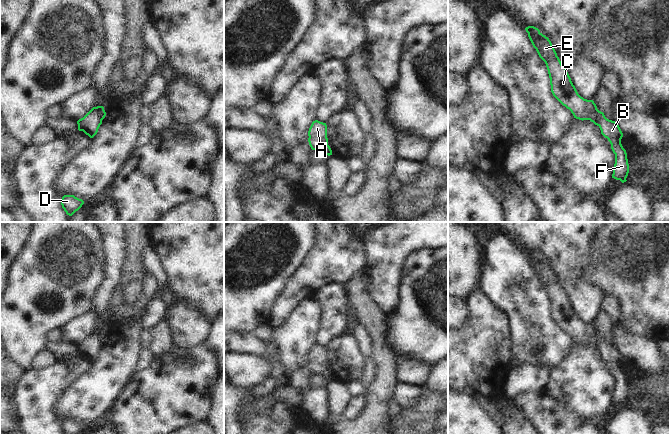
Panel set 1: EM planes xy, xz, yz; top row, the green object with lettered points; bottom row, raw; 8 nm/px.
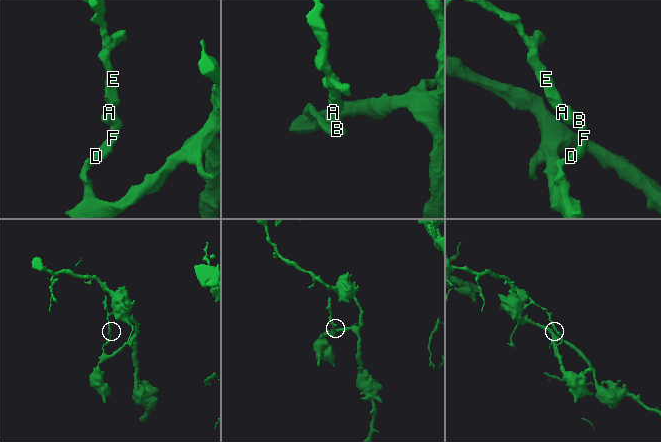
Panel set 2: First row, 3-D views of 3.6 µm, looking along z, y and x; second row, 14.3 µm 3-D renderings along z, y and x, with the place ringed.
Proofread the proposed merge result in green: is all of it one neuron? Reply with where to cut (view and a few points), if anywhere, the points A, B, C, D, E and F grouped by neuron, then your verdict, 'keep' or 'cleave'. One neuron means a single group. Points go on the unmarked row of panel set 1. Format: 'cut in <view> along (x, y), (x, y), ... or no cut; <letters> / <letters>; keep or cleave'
cut in yz along (598, 334), (596, 337), (597, 349); A C E / B D F; cleave

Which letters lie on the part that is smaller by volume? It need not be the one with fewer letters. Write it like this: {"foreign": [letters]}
{"foreign": ["A", "C", "E"]}

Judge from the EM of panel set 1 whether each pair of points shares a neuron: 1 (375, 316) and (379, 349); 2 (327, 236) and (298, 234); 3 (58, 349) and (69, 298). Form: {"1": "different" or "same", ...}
{"1": "same", "2": "different", "3": "different"}

